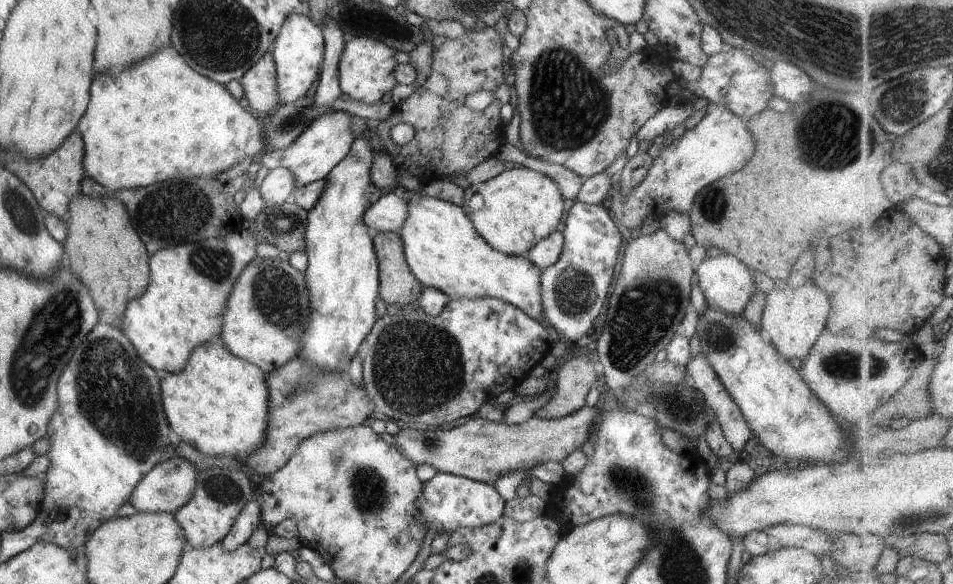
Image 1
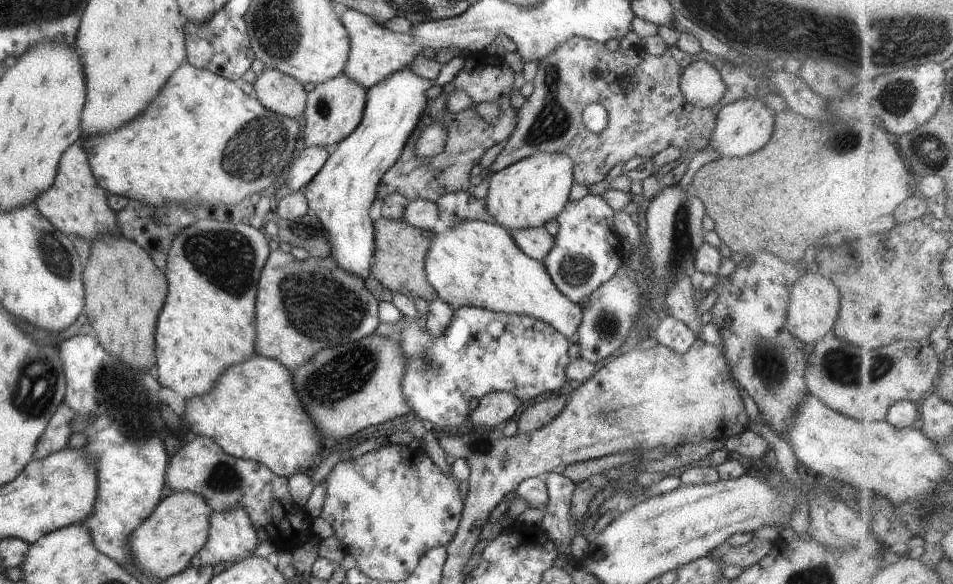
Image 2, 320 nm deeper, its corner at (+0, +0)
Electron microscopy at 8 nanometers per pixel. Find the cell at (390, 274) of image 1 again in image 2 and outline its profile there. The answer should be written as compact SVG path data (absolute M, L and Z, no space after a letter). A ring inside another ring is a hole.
M383 217L372 222L374 251L371 255L370 272L387 290L405 296L432 301L438 298L435 289L427 282L424 258L429 248L432 232L408 225L403 221Z

